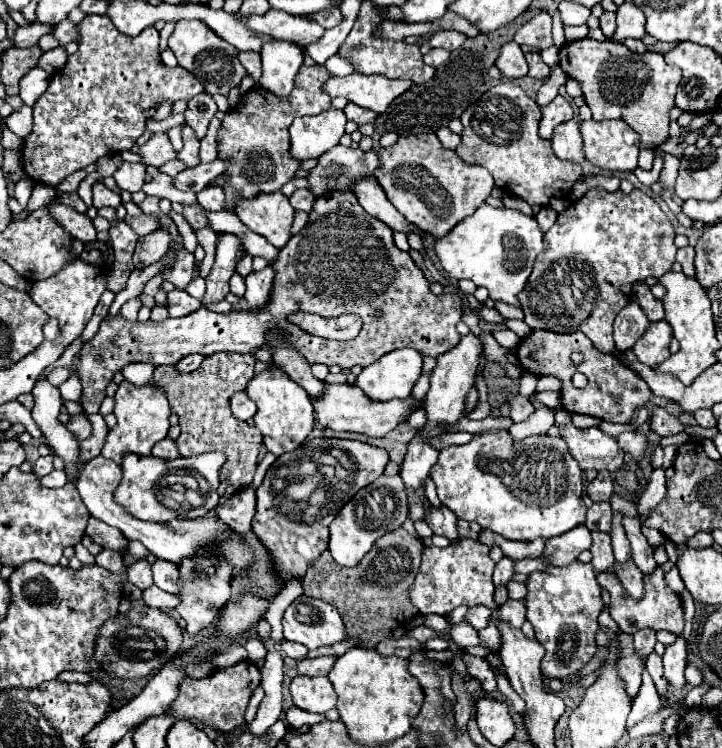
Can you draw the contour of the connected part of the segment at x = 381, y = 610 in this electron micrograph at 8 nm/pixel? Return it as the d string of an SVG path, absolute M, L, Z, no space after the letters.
M397 528L381 536L355 568L341 568L325 550L307 570L303 578L305 596L315 596L333 604L347 626L347 636L359 636L363 646L375 648L389 636L391 628L403 626L415 618L419 610L411 604L409 588L415 582L423 554L423 542L413 538L405 528Z

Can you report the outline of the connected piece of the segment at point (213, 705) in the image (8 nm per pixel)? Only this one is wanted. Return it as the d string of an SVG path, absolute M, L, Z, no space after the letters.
M249 660L239 662L225 670L215 670L213 676L207 676L201 680L183 680L179 686L179 696L175 704L171 704L169 716L175 716L175 720L199 722L213 730L229 732L235 726L245 722L245 710L247 710L249 698L253 690L259 686L259 682L261 682L259 668Z

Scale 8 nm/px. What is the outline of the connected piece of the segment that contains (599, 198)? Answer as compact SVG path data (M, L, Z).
M601 188L589 190L583 198L579 198L561 212L557 216L557 222L545 234L547 248L535 258L525 292L519 294L519 300L523 304L521 310L525 312L525 322L531 328L543 328L559 334L583 332L589 336L597 350L615 354L613 320L619 310L629 302L633 282L645 280L649 276L661 278L667 270L671 270L677 252L673 238L675 230L671 222L649 194L637 188L631 194L625 194L621 190L605 192Z

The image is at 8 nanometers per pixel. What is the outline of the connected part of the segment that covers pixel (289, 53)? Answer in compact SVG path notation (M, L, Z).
M265 42L261 50L263 76L261 86L279 98L287 98L293 90L293 78L303 66L303 50L293 42Z

